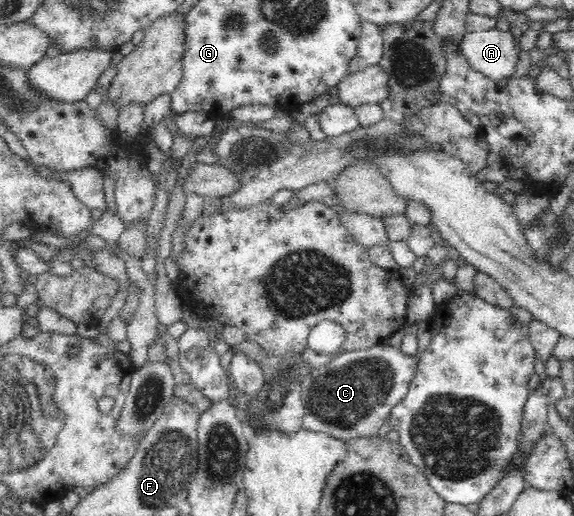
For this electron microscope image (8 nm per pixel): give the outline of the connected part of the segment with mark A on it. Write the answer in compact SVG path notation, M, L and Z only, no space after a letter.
M497 29L465 33L461 50L473 70L496 83L516 74L522 51L510 31Z

